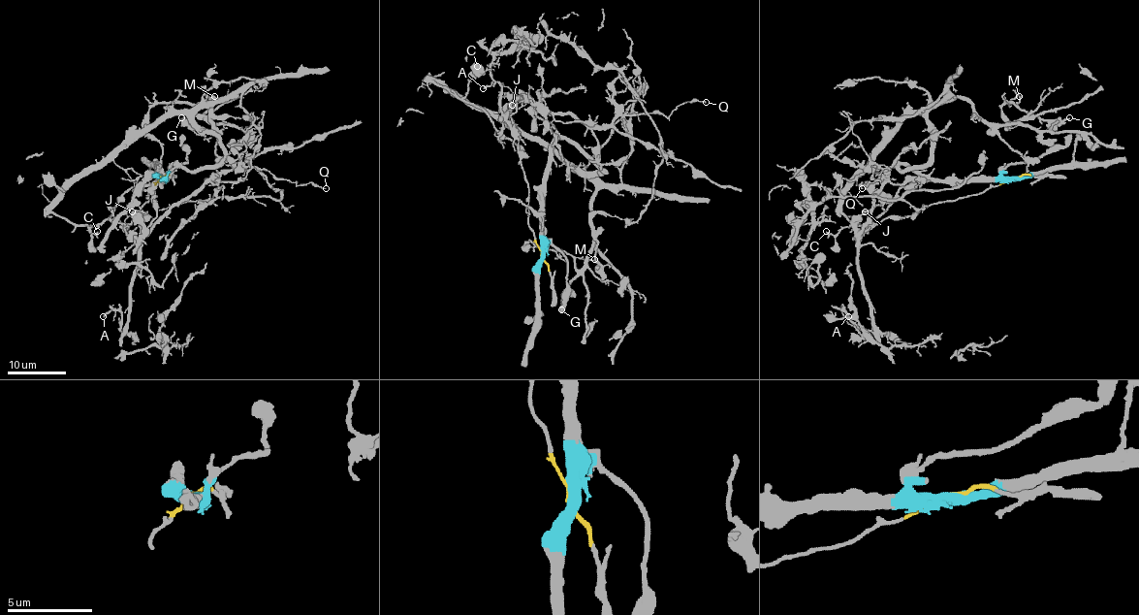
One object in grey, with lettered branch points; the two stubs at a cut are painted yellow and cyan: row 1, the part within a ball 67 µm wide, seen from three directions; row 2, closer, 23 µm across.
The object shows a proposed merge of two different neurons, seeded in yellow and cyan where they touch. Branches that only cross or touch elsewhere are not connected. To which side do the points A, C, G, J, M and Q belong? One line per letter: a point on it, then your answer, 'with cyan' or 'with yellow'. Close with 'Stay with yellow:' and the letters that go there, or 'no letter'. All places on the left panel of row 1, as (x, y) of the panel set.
A: place (103, 316); with yellow
C: place (97, 231); with cyan
G: place (181, 117); with cyan
J: place (132, 211); with yellow
M: place (214, 96); with cyan
Q: place (326, 188); with yellow
Stay with yellow: A, J, Q

